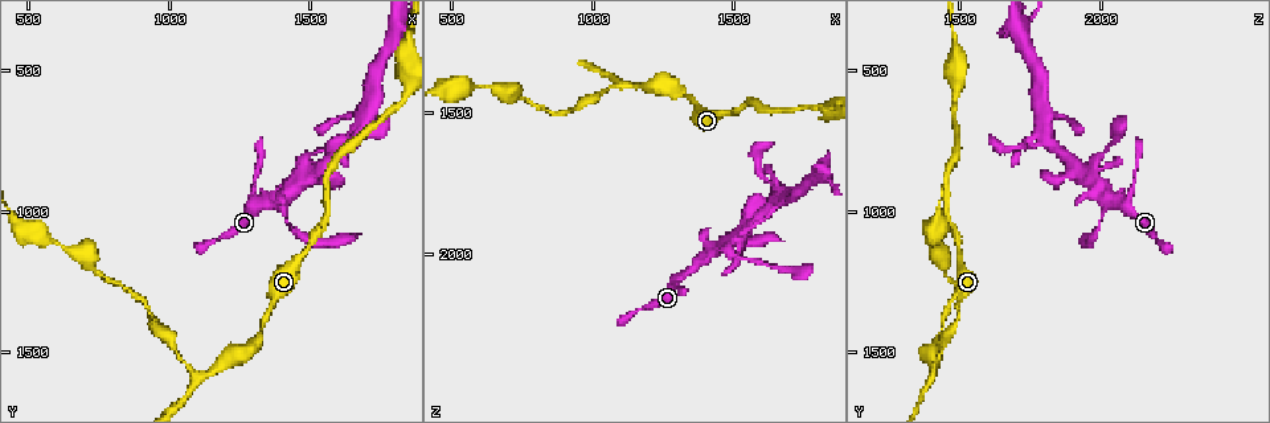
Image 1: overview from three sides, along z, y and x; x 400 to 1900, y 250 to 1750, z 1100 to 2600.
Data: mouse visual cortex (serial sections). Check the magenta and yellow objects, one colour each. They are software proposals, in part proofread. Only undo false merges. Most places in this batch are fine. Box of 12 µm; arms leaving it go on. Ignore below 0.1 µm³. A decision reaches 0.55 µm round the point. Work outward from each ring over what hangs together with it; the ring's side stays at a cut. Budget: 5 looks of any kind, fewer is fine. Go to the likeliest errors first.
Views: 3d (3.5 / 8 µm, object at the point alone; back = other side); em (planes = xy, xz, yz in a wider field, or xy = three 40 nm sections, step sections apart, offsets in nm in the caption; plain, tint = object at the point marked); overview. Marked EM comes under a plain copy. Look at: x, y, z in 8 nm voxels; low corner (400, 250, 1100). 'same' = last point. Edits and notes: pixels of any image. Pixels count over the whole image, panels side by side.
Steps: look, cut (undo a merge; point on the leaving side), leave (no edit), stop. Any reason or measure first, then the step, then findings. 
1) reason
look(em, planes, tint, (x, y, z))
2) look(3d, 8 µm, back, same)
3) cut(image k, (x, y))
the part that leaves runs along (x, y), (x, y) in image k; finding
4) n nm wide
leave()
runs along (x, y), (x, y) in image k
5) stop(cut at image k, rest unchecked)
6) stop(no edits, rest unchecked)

look(3d, 3.5 µm, (1110, 1580, 1400))

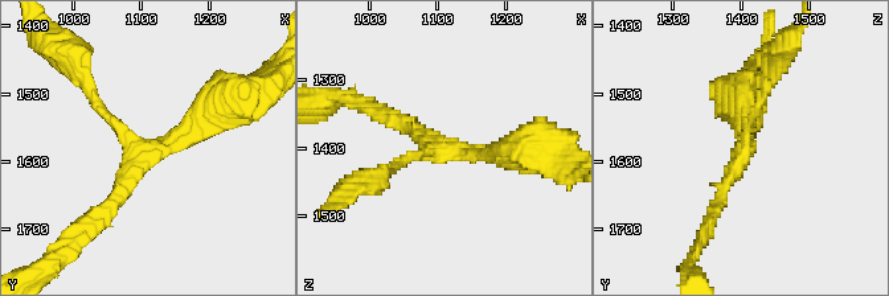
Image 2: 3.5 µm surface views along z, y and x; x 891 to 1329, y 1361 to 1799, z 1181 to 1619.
3 arms; arms of 150, 150, 400 nm
look(em, planes, tint, (1110, 1585, 1405))

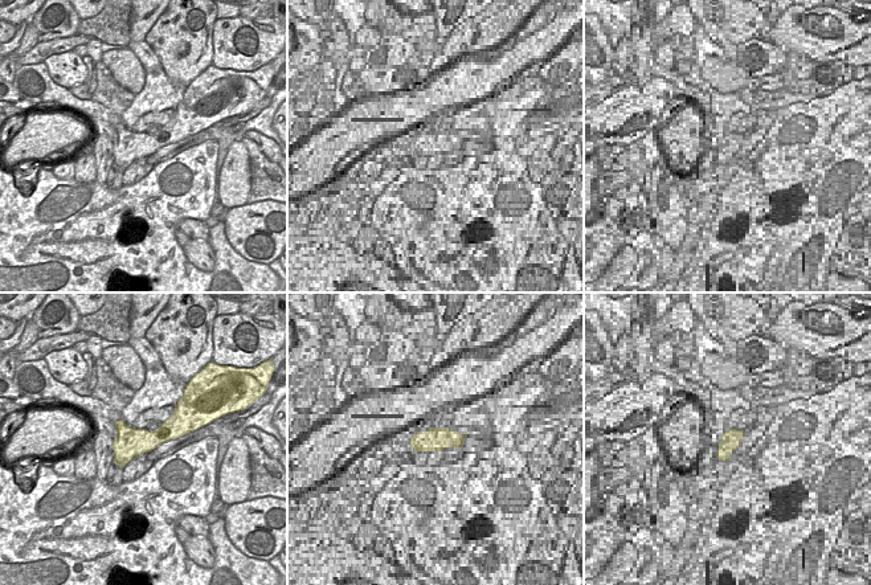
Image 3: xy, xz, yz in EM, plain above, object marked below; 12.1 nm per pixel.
380 nm wide
leave()
runs along (521, 149), (421, 152), (384, 173) in image 2; continuous, no second cell

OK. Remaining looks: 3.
three-way junction
look(3d, 3.5 µm, (1380, 950, 2040))

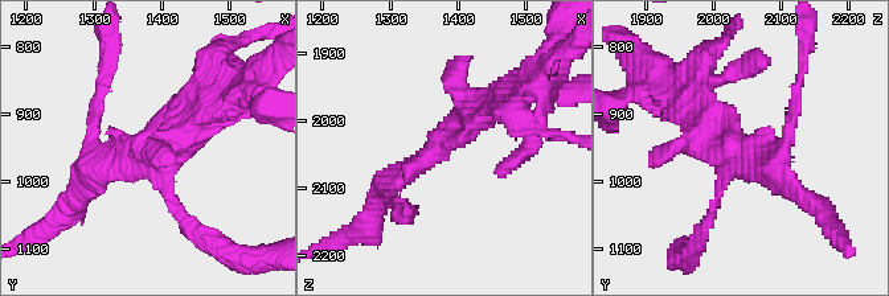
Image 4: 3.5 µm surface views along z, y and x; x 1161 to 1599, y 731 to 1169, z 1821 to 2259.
look(em, xy, step 5, tint, (1375, 955, 2035))

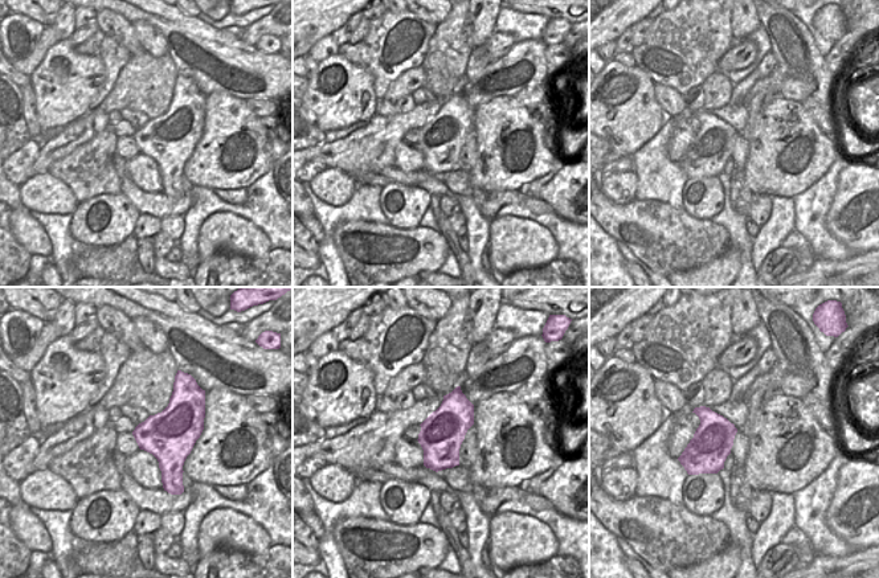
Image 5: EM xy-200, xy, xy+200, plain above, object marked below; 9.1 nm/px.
arms of 100, 300, 450 nm
leave()
runs along (380, 197), (465, 122), (506, 95) in image 4; one cell here

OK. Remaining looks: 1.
stop(no edits, rest unchecked)

